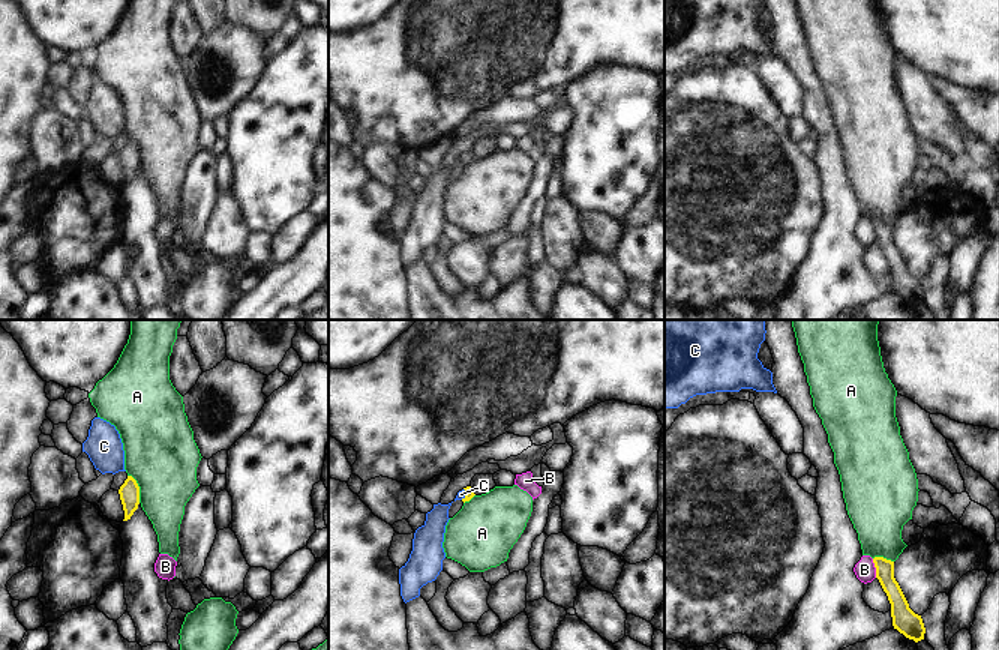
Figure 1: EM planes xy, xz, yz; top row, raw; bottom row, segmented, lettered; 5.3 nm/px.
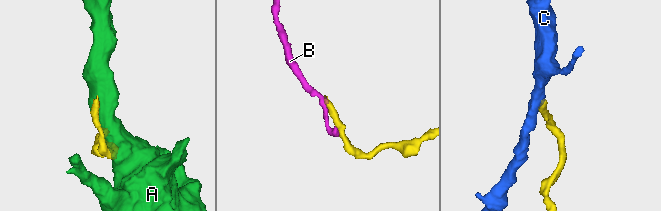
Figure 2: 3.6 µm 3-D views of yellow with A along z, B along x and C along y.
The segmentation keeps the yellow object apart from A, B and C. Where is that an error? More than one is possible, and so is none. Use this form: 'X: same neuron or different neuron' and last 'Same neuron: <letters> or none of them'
A: different neuron
B: different neuron
C: same neuron
Same neuron: C

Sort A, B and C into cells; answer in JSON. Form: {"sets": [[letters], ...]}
{"sets": [["A"], ["B"], ["C"]]}

